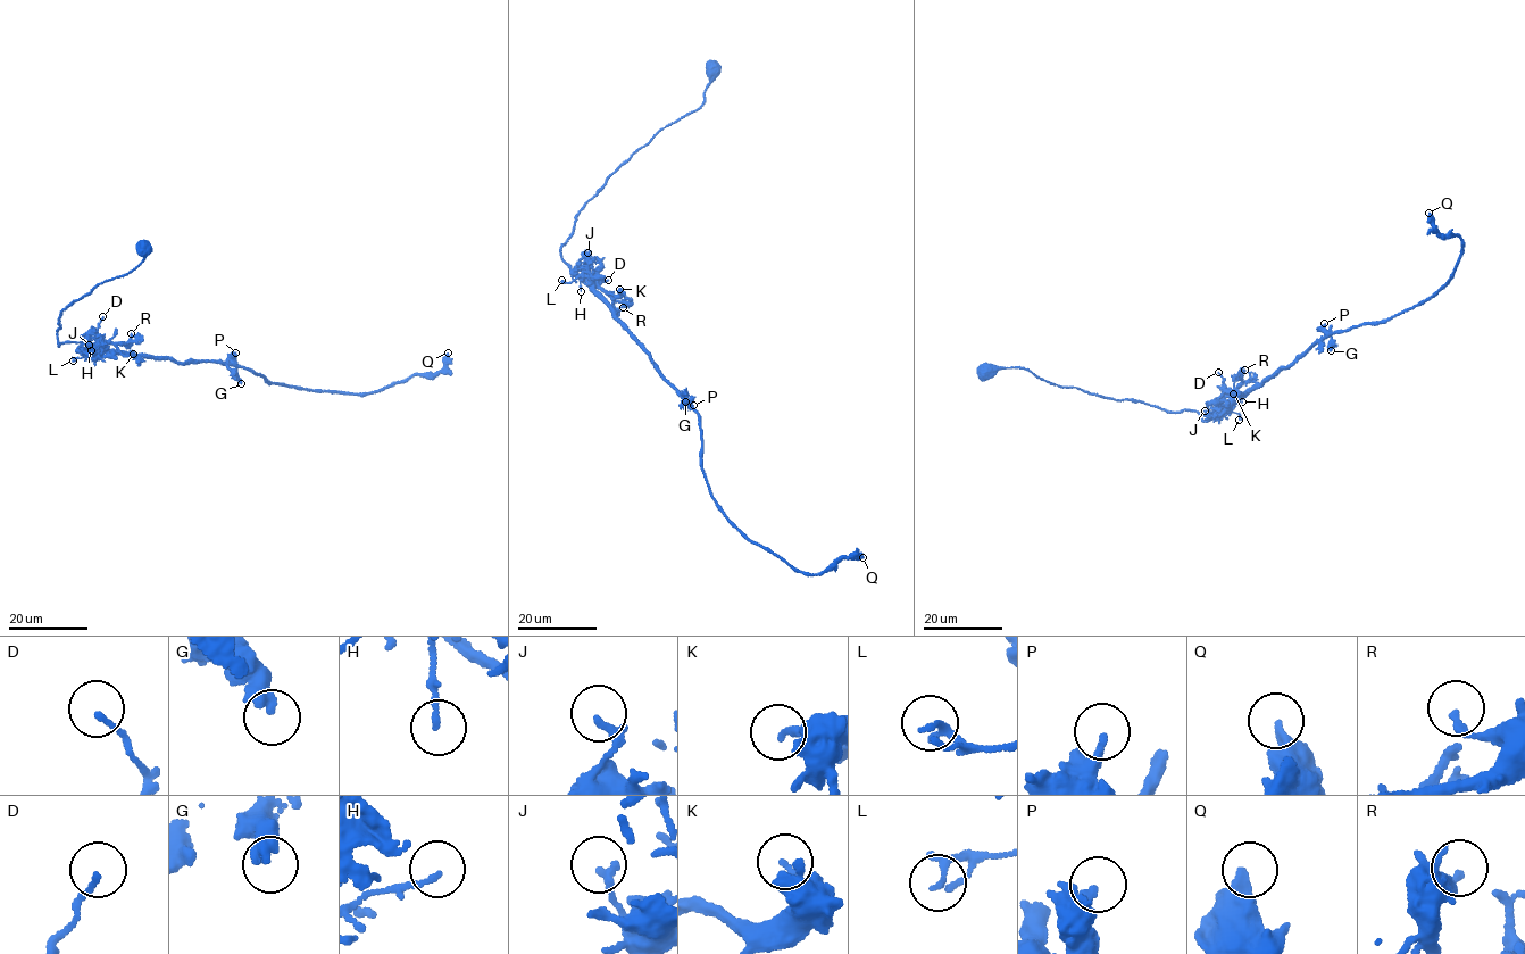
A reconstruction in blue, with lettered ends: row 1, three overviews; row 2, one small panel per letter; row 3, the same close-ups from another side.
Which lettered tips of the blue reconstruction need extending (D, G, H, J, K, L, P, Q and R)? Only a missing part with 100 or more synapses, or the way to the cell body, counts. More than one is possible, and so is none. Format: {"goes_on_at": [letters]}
{"goes_on_at": []}

